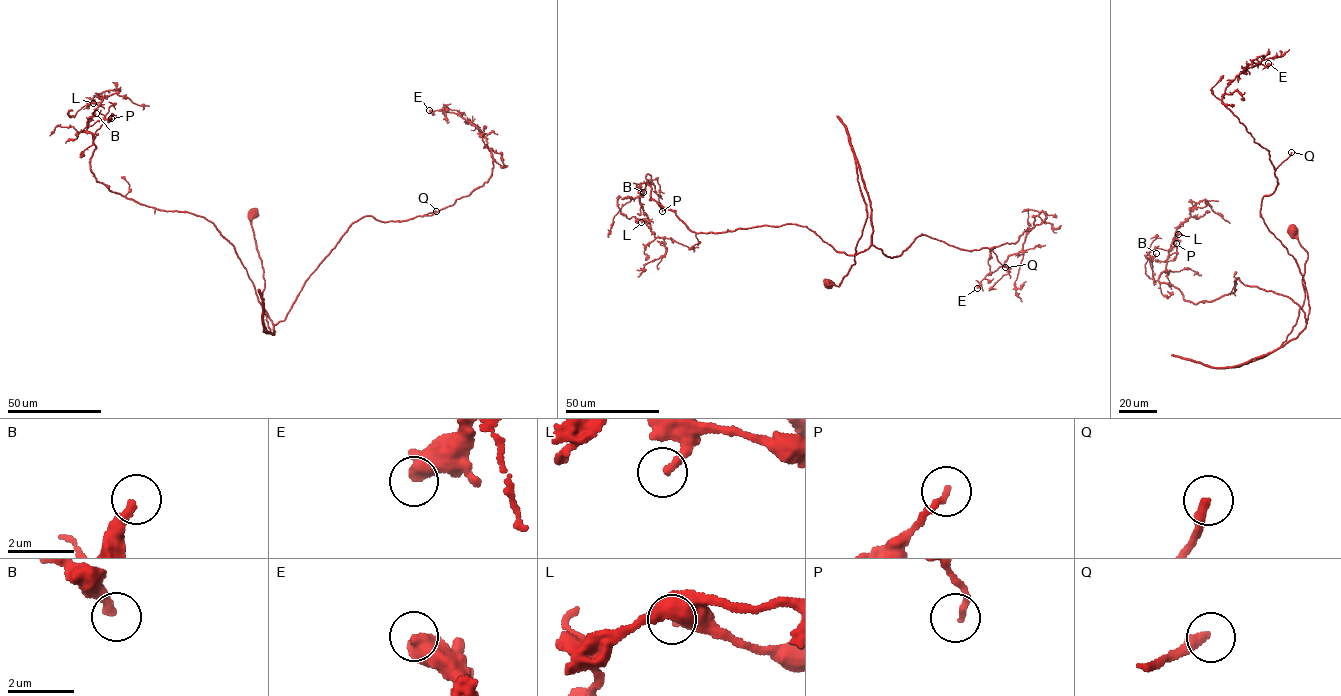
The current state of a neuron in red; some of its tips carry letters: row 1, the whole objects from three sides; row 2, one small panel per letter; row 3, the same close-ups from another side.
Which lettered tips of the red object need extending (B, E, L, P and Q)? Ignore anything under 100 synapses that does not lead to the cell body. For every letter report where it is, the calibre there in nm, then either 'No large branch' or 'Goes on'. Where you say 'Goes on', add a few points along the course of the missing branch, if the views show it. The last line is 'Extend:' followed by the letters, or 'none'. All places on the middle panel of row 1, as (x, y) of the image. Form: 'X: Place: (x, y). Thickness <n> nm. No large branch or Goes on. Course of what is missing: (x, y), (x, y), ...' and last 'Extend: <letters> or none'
B: Place: (643, 192). Thickness 320 nm. No large branch
E: Place: (977, 288). Thickness 600 nm. No large branch
L: Place: (641, 222). Thickness 240 nm. No large branch
P: Place: (662, 211). Thickness 160 nm. No large branch
Q: Place: (1005, 267). Thickness 280 nm. Goes on. Course of what is missing: (1005, 267), (1008, 277), (1003, 288), (992, 289), (995, 286), (993, 276), (987, 269), (983, 268), (981, 278)
Extend: Q

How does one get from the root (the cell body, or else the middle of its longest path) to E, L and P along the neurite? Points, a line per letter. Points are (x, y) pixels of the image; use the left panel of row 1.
E: (253, 213), (263, 332), (274, 335), (353, 223), (432, 215), (488, 181), (484, 134), (429, 110)
L: (253, 213), (270, 332), (263, 332), (274, 335), (213, 223), (97, 181), (87, 126), (100, 103), (93, 103)
P: (253, 213), (270, 332), (263, 332), (274, 335), (213, 223), (97, 181), (94, 133), (111, 118)

